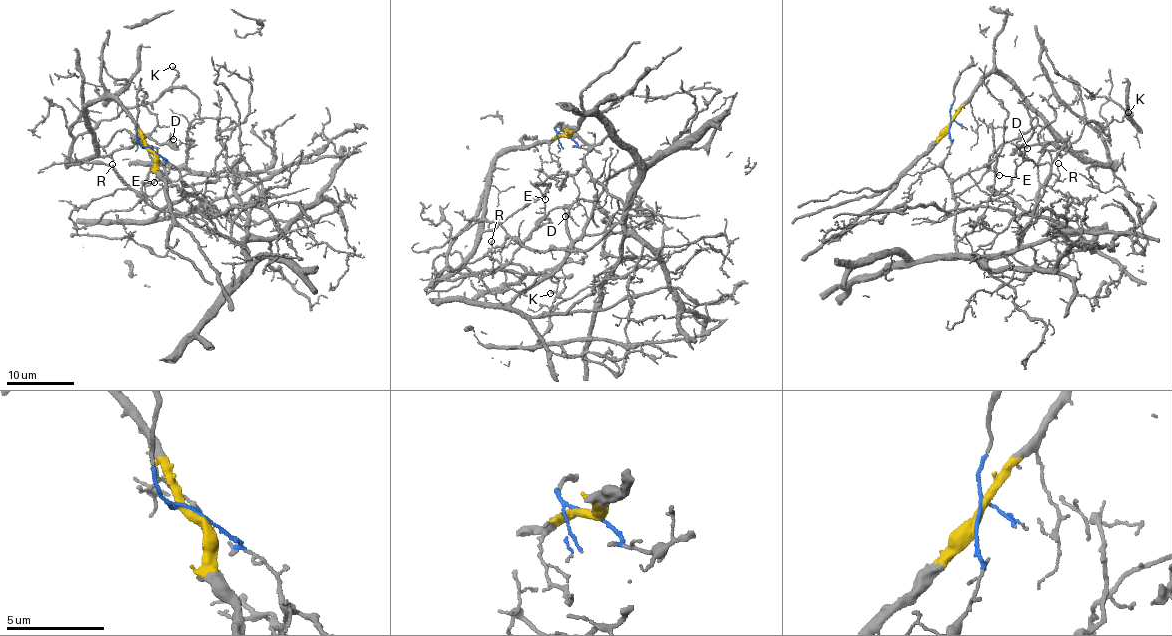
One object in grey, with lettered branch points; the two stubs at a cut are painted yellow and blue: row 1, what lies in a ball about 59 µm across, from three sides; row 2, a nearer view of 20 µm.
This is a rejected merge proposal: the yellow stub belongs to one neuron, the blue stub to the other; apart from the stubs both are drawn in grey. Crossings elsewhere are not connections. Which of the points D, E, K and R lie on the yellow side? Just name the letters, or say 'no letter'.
D, E, K

